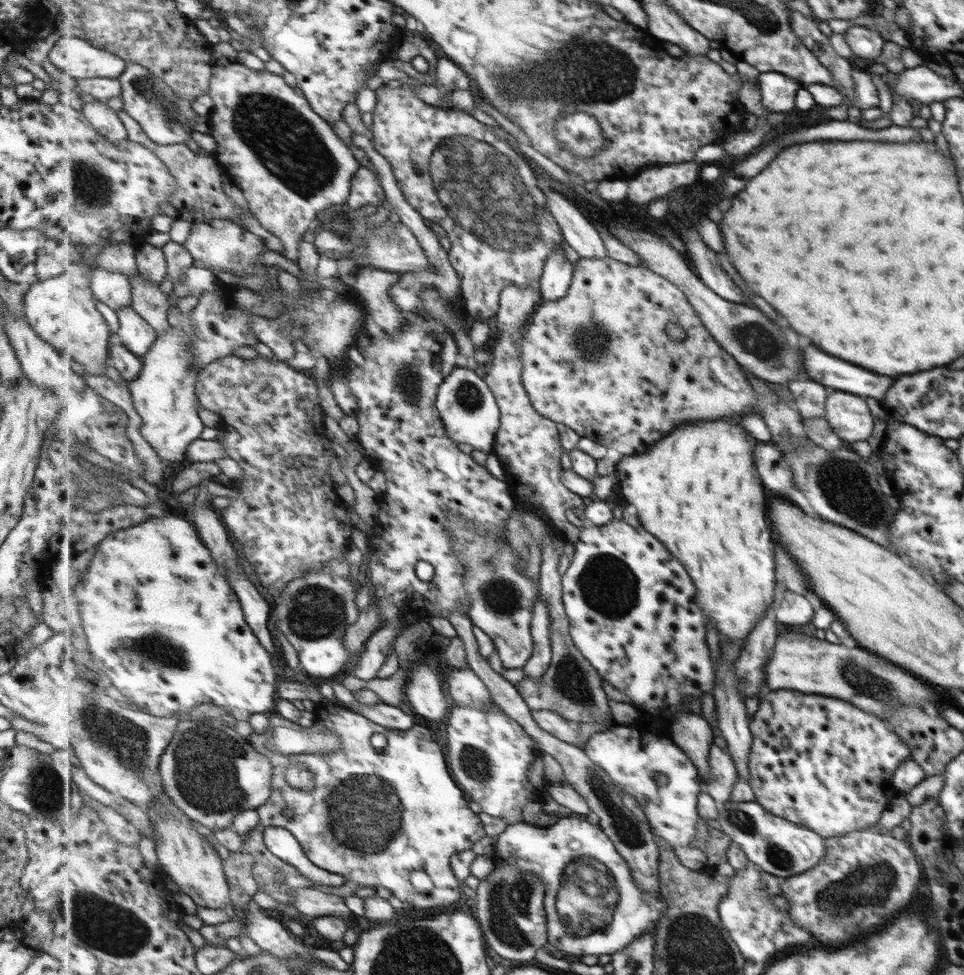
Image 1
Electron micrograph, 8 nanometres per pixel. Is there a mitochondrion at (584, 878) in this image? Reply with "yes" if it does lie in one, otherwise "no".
yes

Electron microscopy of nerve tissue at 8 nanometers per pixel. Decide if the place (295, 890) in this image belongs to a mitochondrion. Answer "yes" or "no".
no

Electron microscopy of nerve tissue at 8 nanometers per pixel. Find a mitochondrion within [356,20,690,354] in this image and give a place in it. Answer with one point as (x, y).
(498, 212)

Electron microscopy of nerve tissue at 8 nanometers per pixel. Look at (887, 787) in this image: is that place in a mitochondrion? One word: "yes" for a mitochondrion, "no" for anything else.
no

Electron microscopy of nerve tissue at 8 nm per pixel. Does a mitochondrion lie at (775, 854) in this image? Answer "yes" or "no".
yes

